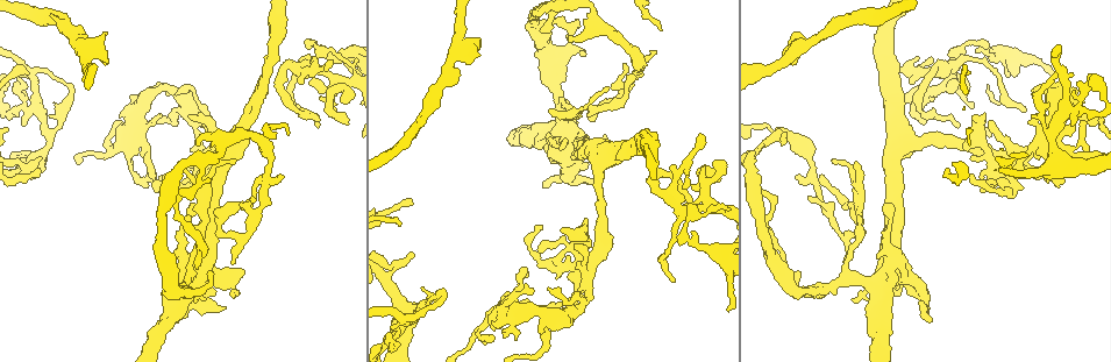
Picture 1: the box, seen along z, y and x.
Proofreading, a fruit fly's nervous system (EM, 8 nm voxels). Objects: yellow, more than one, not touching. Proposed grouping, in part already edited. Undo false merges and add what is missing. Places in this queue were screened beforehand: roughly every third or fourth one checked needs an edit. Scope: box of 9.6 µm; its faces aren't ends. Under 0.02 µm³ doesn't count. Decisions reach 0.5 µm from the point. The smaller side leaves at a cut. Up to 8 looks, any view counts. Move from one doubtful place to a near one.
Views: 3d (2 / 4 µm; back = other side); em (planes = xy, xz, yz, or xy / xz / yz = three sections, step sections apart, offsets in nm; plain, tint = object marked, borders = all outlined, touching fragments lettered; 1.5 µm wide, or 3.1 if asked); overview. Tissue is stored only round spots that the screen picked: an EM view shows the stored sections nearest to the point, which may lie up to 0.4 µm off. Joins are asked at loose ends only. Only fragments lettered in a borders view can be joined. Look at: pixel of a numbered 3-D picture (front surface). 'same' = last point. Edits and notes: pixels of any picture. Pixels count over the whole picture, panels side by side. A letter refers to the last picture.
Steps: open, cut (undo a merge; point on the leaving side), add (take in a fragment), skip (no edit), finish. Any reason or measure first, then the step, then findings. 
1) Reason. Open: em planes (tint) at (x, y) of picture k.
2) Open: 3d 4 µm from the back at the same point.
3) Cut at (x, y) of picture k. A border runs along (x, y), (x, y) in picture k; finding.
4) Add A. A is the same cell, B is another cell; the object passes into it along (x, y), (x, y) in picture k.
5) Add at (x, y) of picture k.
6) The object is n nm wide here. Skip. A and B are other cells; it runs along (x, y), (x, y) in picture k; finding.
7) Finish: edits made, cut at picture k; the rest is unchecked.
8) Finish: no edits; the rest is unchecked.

Calibre changes. Open: em planes (tint) at (178, 245) of picture 1.

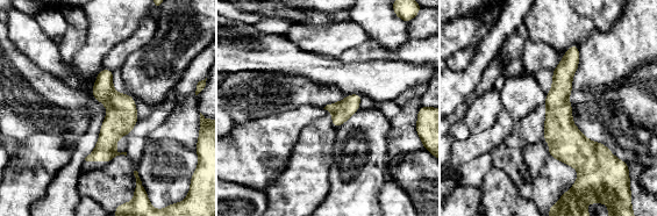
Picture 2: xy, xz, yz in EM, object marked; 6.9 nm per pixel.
What lies round it. Open: em planes (borders) at the same point.

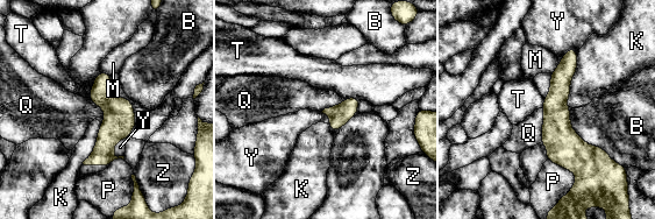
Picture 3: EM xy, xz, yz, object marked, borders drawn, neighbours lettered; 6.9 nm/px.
The object is 140 nm wide here; the longest contact is with B, 500 nm. Skip. B, K, M, P, Q, T, Y and Z are other cells; all the same neuron.

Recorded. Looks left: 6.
An open end. Open: em planes (borders) at (797, 270) of picture 1.

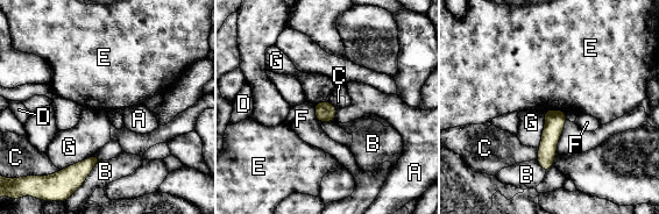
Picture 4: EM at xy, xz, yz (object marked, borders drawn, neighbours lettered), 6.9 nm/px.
The object is 140 nm wide here. Skip. A, B, C, D, E, F and G are other cells; it runs along (561, 113), (554, 121), (545, 166) in picture 4; none of them fits.

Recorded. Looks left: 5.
An open end. Open: em xz step 8 (tint) at (1076, 89) of picture 1.

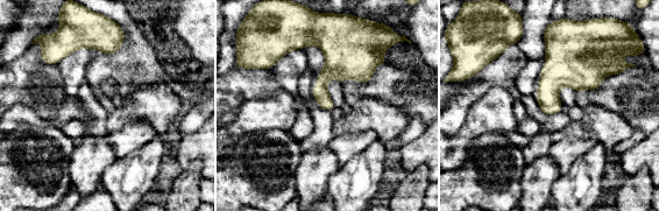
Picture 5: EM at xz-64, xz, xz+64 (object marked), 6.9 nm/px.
Cut it another way. Open: em planes (borders) at the same point.

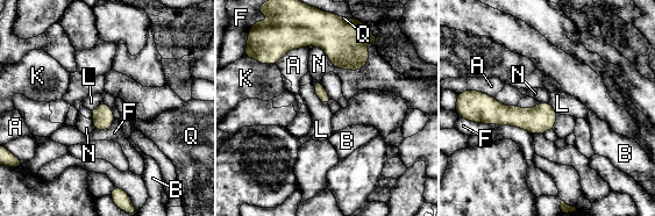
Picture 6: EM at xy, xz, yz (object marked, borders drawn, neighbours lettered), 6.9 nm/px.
The longest contact is with Q, 340 nm. Skip. A, B, F, K, L, N and Q are other cells; it runs along (481, 100), (500, 115), (554, 115) in picture 6; no lettered fragment goes on from it.

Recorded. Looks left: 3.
Finish: no edits; the rest is unchecked.

